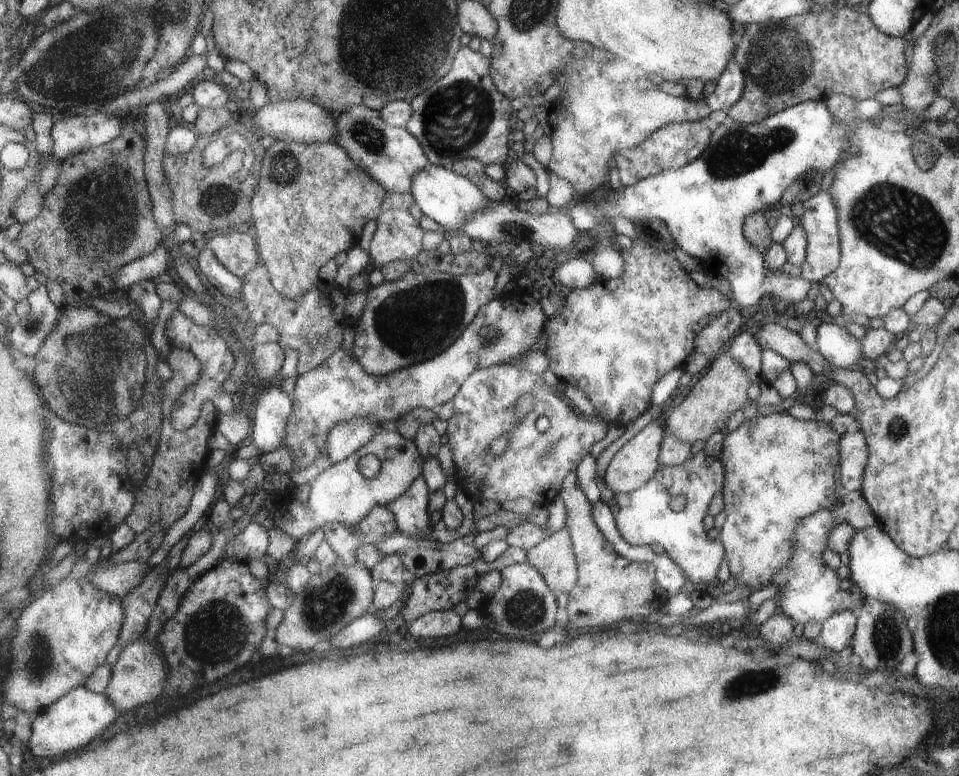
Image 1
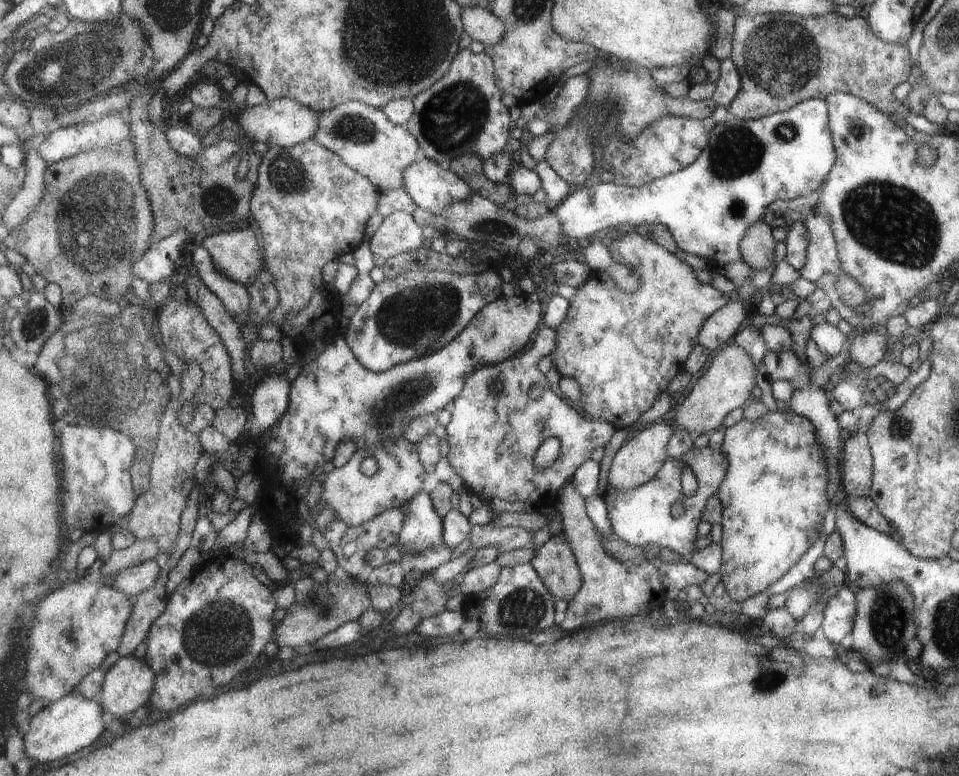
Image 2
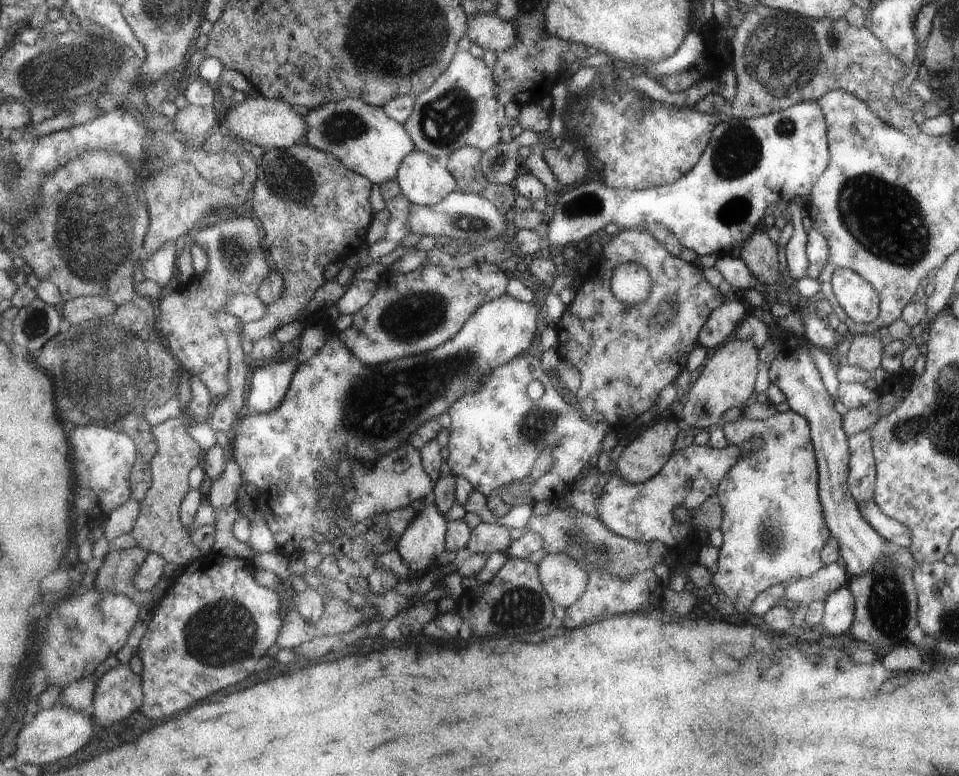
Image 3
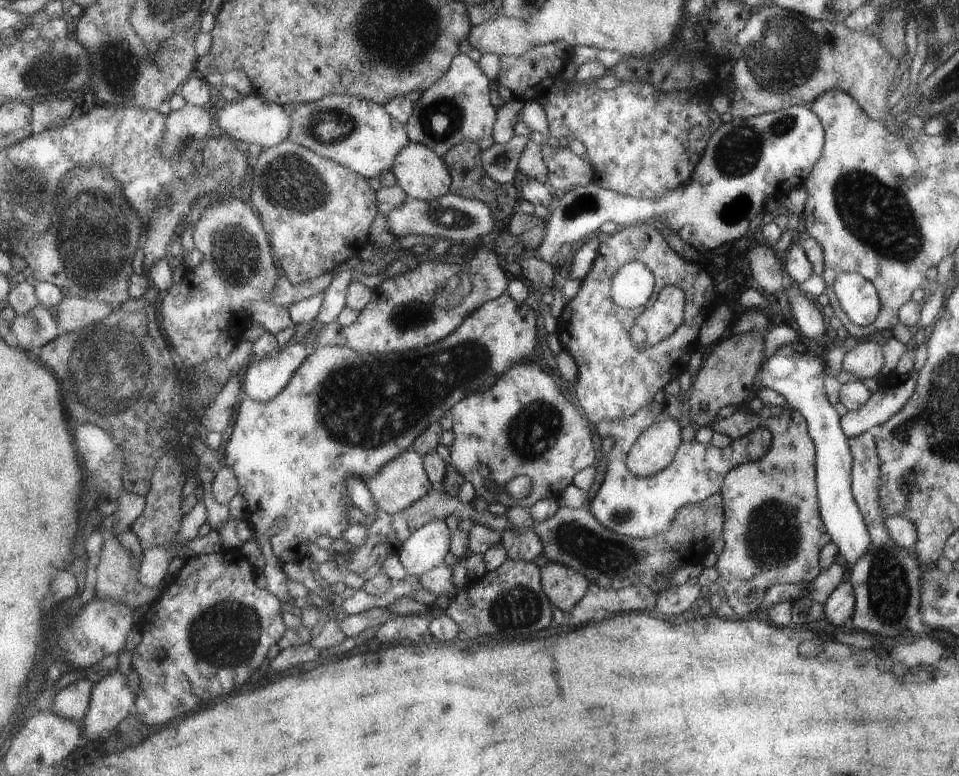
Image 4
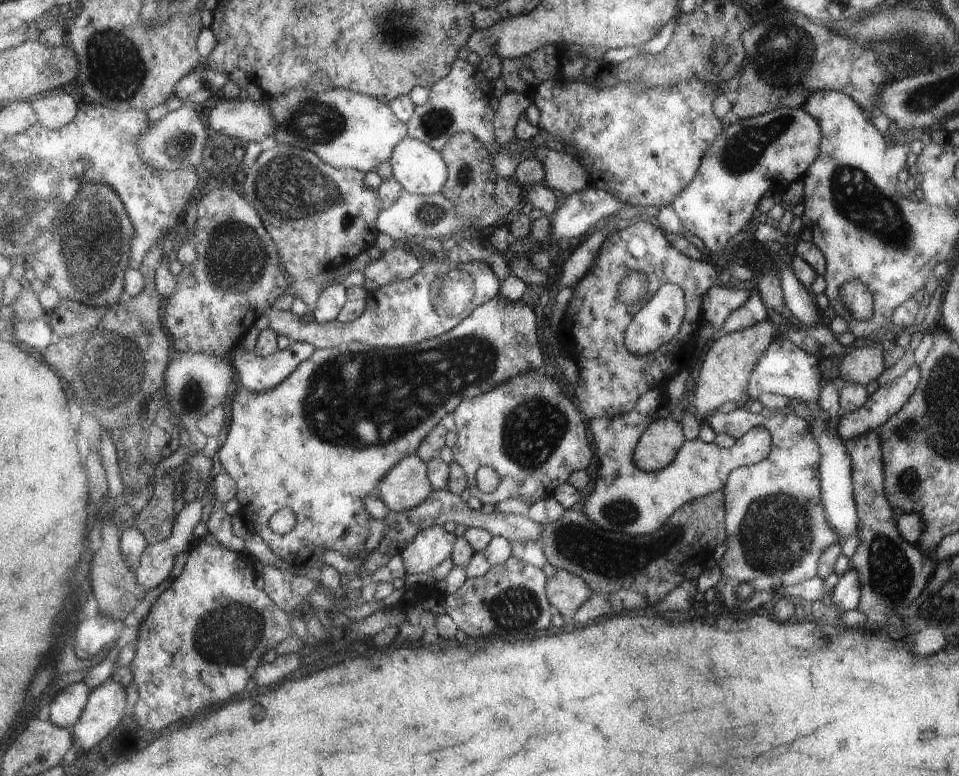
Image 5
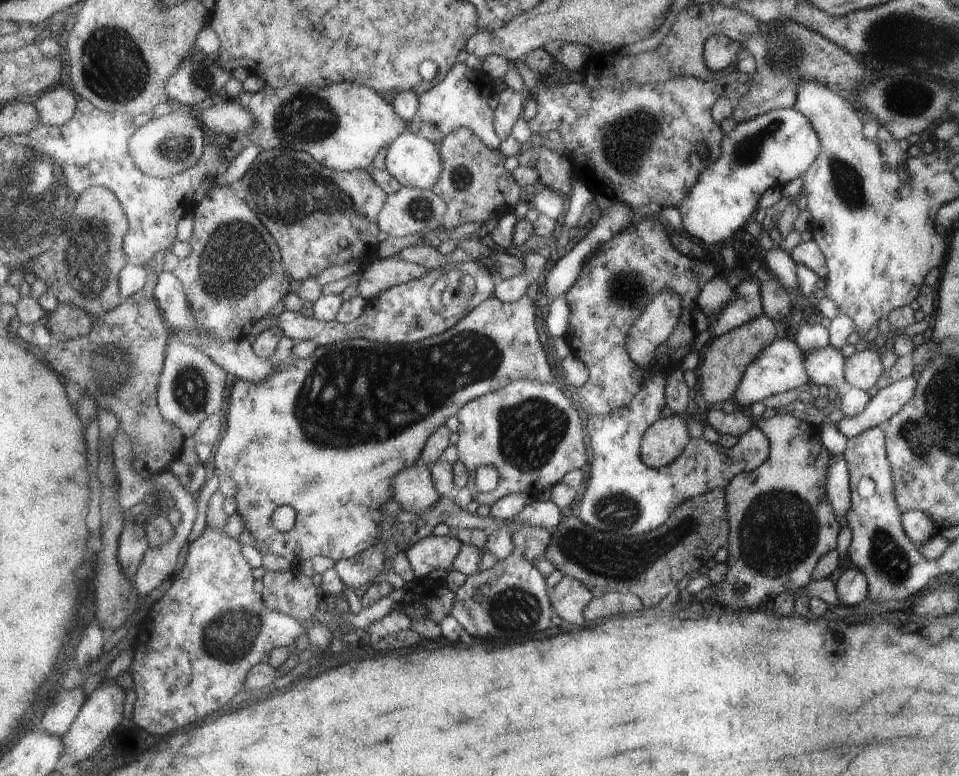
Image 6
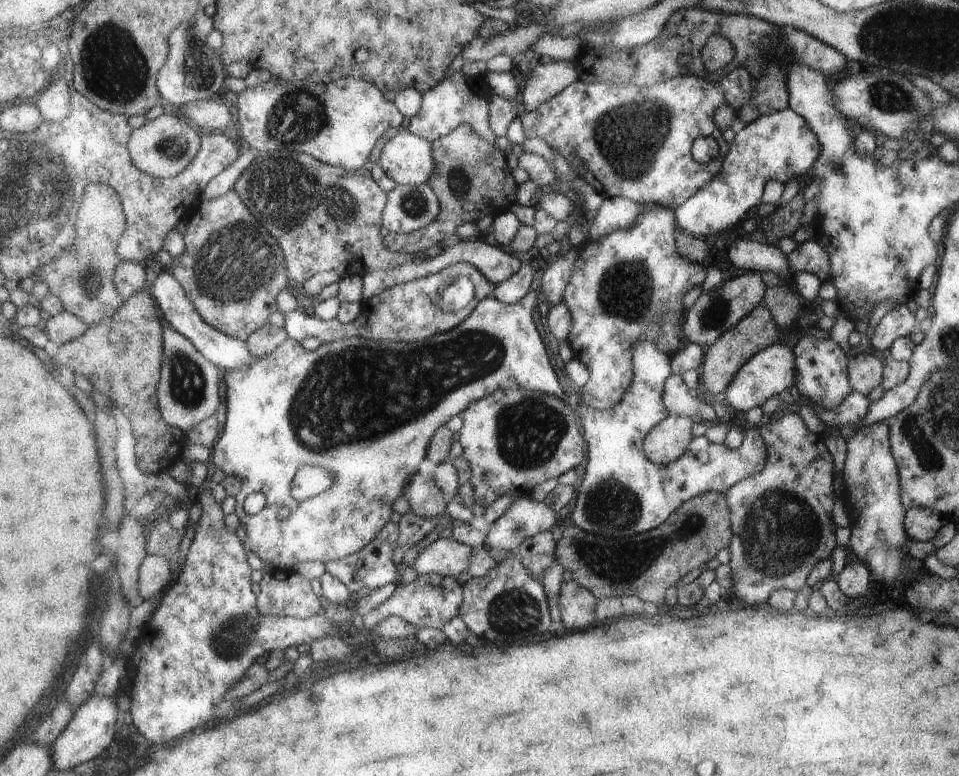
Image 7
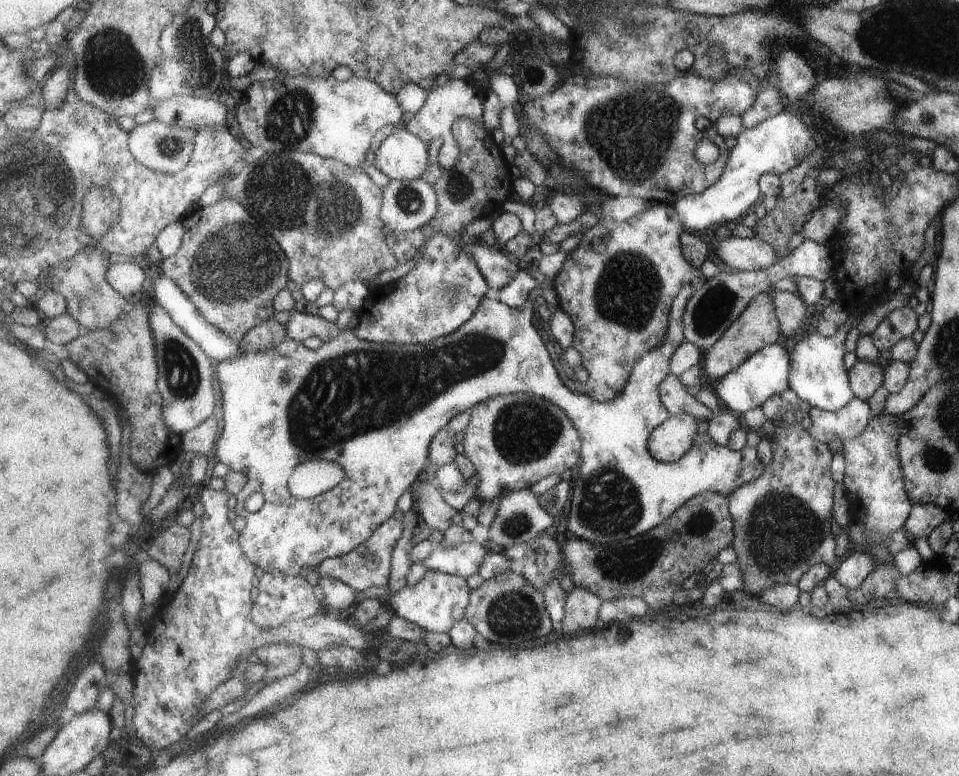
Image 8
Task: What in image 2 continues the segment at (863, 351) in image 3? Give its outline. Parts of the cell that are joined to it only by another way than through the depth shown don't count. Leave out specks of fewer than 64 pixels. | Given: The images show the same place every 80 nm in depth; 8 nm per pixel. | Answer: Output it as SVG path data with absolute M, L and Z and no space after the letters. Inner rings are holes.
M873 330L858 332L850 337L849 358L846 364L861 367L862 369L872 368L887 351L887 336Z

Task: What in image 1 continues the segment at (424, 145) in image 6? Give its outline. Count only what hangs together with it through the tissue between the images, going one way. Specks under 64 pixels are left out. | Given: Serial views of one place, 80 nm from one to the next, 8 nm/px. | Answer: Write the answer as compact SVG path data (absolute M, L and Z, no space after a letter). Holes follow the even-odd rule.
M433 164L431 168L415 174L412 194L423 215L437 222L442 231L457 230L461 232L463 226L471 218L479 216L481 212L485 212L485 206L489 208L489 204L494 203L469 178L456 174L452 169L434 166Z

